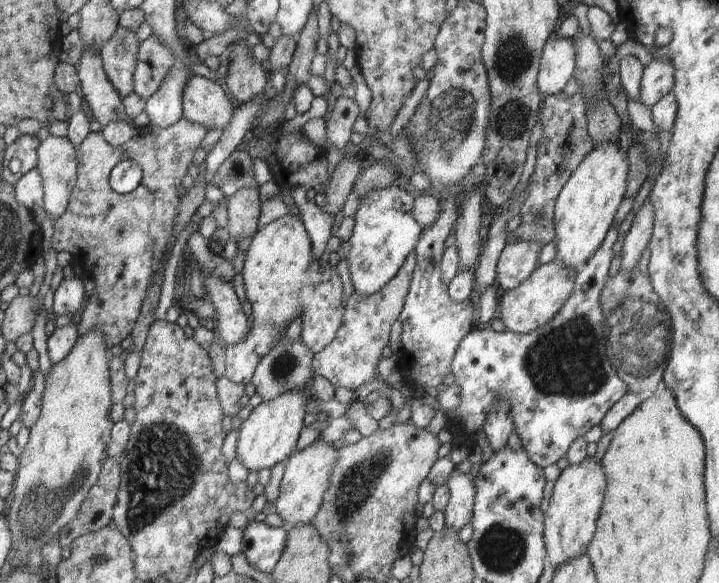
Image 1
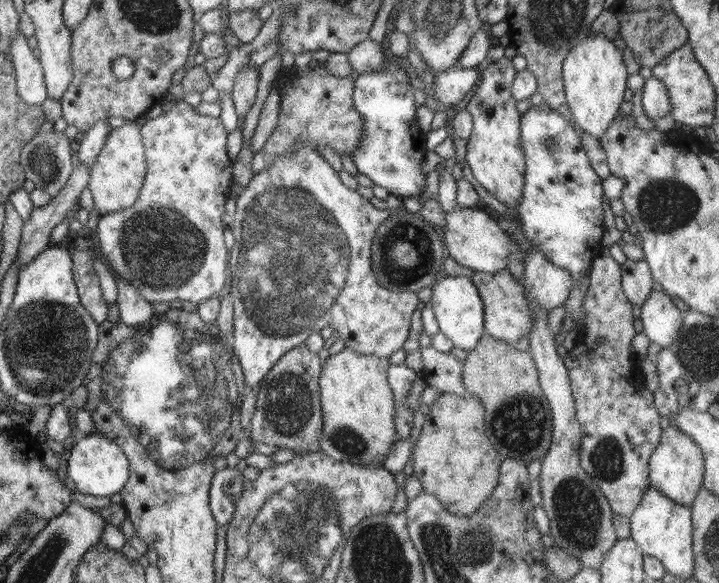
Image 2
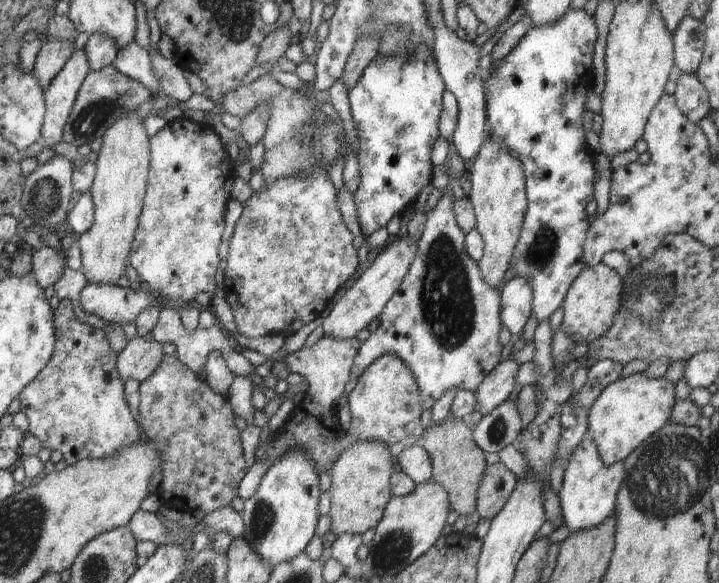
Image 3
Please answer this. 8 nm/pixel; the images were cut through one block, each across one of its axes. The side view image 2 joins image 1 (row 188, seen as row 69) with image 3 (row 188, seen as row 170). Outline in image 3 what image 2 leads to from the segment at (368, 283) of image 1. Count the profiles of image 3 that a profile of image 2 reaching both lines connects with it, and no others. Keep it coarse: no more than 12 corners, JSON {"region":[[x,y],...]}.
{"region":[[430,50],[348,92],[366,238],[433,180],[447,89]]}

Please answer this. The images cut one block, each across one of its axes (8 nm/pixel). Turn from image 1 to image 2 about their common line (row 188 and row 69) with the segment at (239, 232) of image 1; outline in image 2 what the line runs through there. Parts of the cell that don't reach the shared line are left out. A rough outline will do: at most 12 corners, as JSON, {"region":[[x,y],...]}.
{"region":[[242,67],[231,97],[245,118],[257,97],[259,71]]}

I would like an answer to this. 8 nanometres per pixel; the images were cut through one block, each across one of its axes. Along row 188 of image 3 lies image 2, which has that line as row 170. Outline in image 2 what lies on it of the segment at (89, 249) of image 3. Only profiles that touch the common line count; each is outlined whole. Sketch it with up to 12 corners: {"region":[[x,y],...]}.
{"region":[[136,122],[112,129],[87,188],[101,214],[138,200],[147,170]]}

